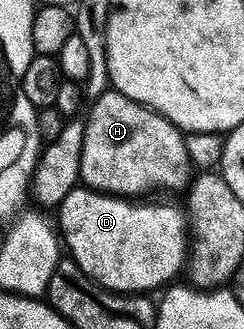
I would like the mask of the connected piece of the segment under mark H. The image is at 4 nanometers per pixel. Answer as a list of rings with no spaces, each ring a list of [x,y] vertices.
[[[115,90],[105,91],[98,99],[92,100],[89,115],[84,116],[85,132],[83,133],[83,153],[81,154],[81,178],[84,186],[95,191],[104,191],[106,195],[122,197],[141,197],[144,191],[155,187],[184,188],[191,179],[191,168],[187,157],[185,135],[180,127],[167,121],[142,103],[131,101],[123,93]]]

